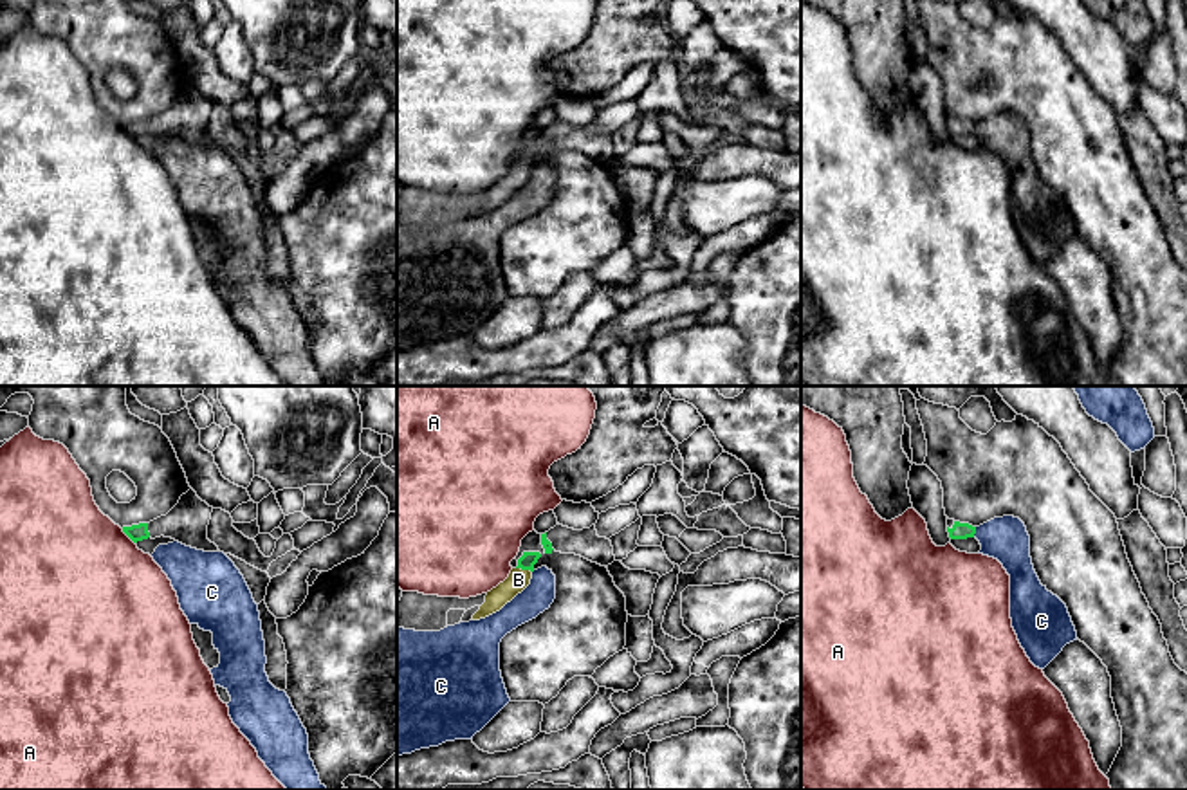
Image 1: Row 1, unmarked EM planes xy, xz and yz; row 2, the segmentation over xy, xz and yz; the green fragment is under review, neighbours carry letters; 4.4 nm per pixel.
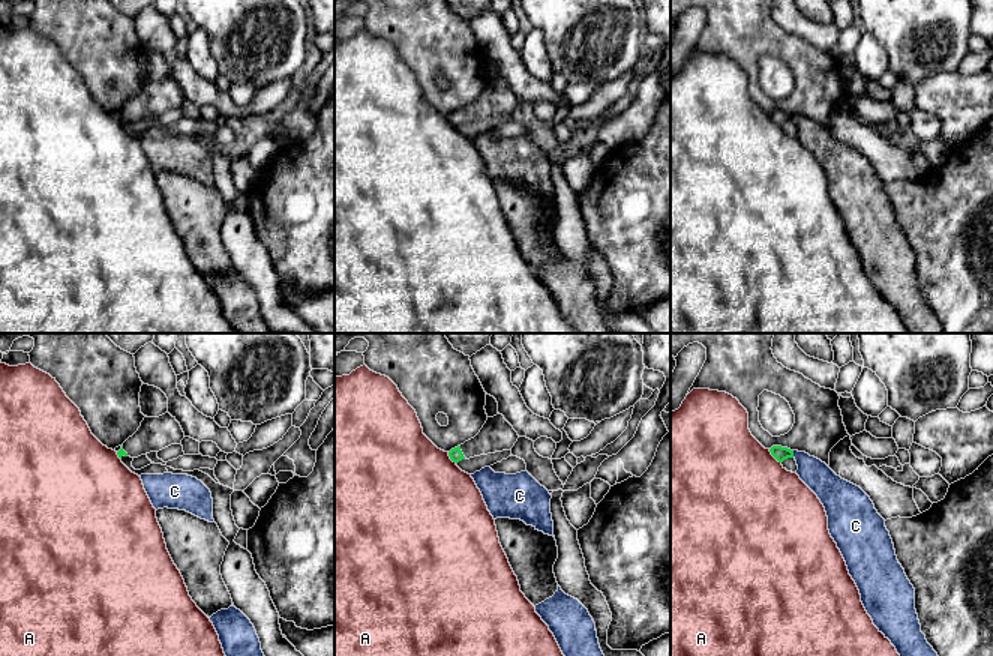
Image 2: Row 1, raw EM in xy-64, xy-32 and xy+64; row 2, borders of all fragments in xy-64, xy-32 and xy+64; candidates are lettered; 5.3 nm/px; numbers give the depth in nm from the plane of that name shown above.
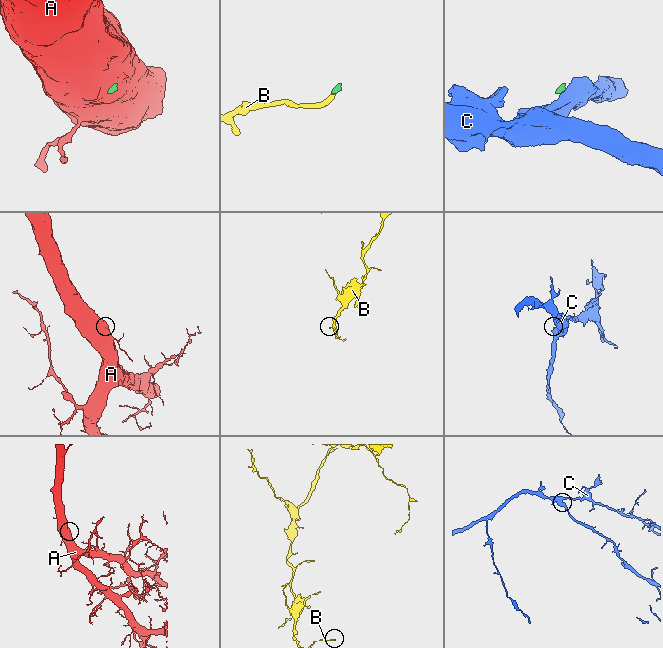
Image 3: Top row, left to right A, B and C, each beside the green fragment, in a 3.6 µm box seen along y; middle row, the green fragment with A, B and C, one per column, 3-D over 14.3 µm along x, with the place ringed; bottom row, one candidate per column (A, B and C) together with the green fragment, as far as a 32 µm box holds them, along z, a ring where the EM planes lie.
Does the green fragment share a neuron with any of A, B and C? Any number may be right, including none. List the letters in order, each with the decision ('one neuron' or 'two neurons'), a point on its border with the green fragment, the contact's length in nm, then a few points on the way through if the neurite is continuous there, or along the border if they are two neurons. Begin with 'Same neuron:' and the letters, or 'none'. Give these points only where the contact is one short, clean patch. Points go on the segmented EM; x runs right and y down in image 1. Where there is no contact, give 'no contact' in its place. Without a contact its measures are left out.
Same neuron: B
A: two neurons | xy (127, 534) | 90 nm | along xy (121, 529), (134, 543)
B: one neuron | xz (524, 569) | 80 nm
C: two neurons | yz (975, 532) | 50 nm | along yz (976, 527), (973, 536)

